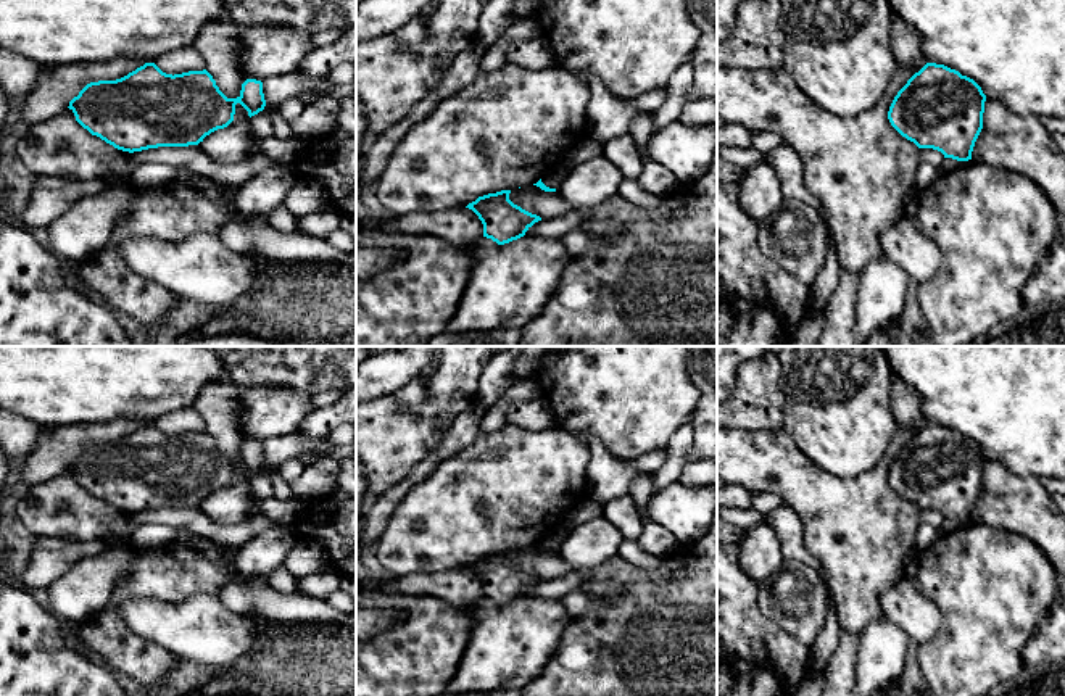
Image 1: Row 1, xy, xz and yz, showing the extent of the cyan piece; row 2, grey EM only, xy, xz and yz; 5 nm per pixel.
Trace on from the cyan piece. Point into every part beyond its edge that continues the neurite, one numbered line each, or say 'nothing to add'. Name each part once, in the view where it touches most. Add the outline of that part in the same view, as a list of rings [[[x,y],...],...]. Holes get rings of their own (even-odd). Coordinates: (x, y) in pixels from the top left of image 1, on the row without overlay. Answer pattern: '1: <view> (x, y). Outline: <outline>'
nothing to add

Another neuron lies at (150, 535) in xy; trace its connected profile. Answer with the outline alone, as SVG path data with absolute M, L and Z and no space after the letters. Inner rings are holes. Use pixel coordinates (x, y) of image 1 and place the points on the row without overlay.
M145 524L134 530L131 545L137 549L148 549L156 546L166 546L177 538L177 528L168 525Z

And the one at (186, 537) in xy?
M177 528L176 543L193 546L213 561L221 562L232 575L232 580L247 586L269 586L267 577L264 575L243 575L230 557L227 557L213 541L197 535L189 528Z

